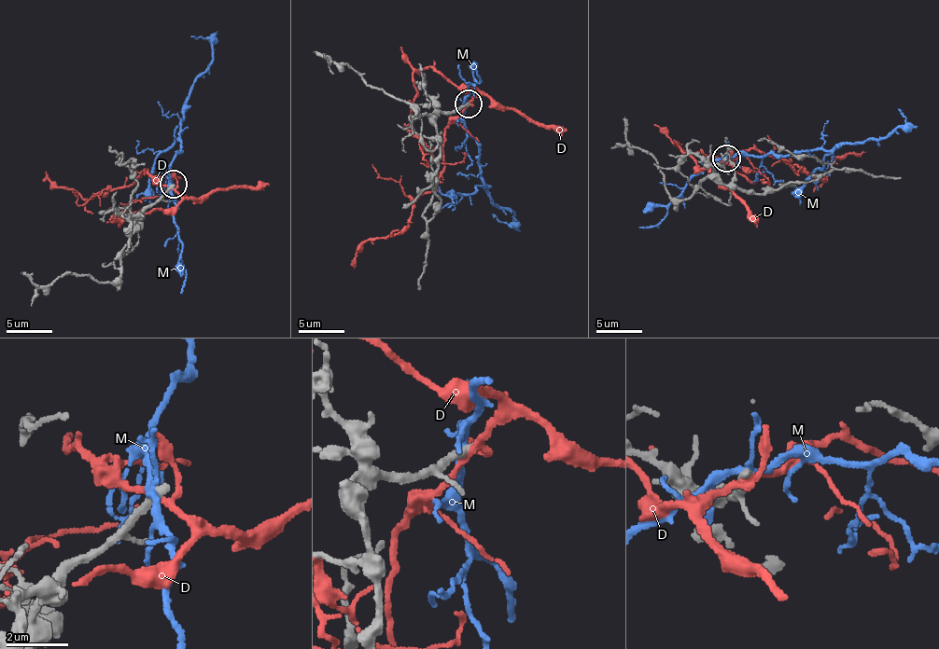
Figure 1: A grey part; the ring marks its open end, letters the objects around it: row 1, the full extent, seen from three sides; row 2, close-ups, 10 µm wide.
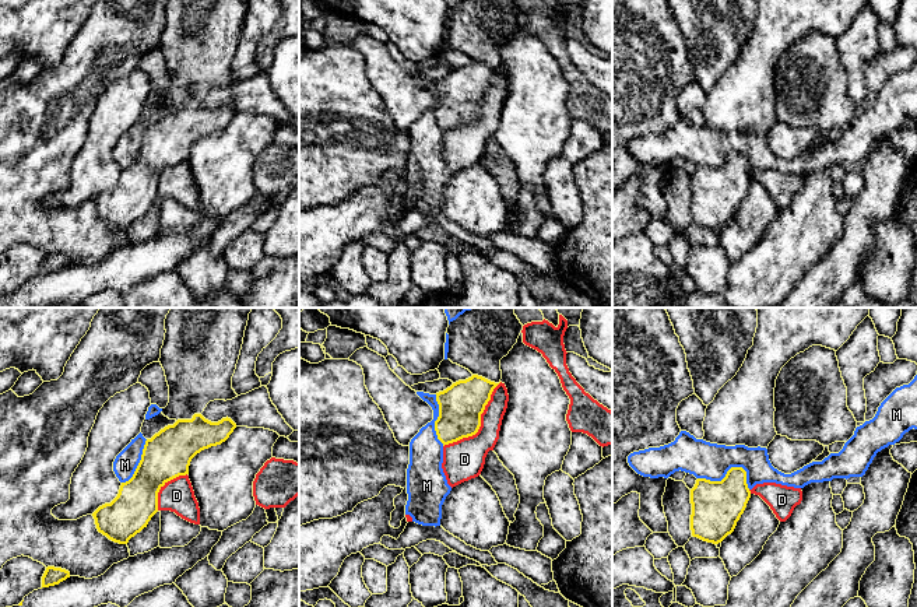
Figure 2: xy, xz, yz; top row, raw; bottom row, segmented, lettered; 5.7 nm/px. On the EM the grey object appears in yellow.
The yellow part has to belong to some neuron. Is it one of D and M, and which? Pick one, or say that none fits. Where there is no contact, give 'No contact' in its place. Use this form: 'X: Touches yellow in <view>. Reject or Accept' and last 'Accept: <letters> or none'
D: Touches yellow in xz. Reject
M: Touches yellow in yz. Reject
Accept: none

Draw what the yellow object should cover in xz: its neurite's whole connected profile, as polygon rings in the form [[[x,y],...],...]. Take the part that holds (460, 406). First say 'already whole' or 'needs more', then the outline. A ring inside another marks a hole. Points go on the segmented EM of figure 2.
already whole | [[[472,375],[436,393],[439,417],[435,421],[435,431],[443,446],[478,432],[481,414],[498,385]]]

